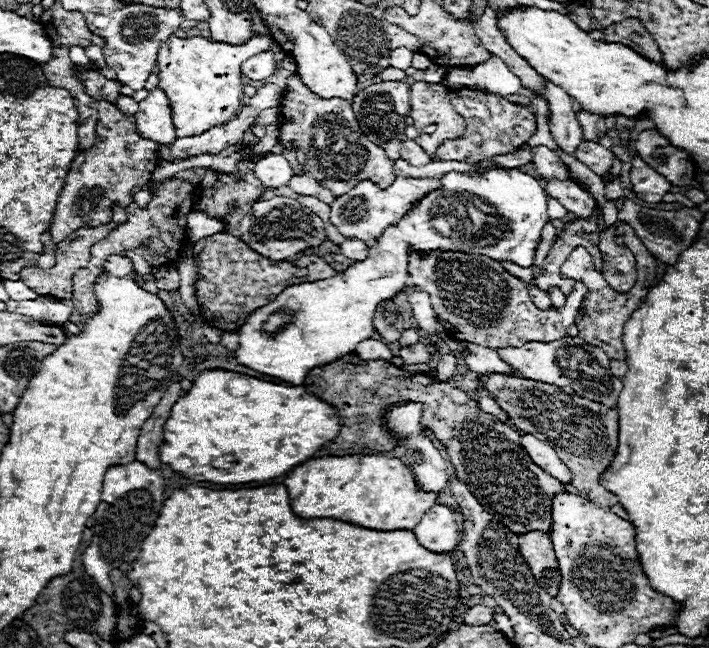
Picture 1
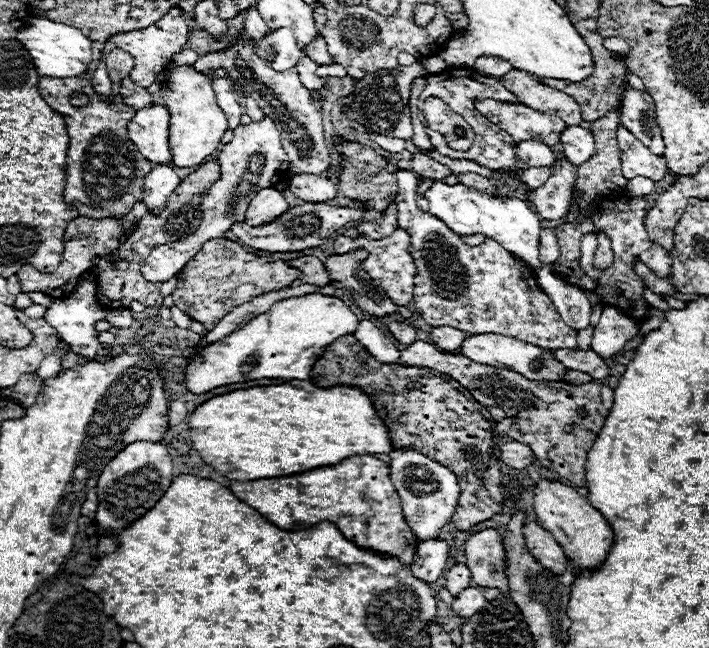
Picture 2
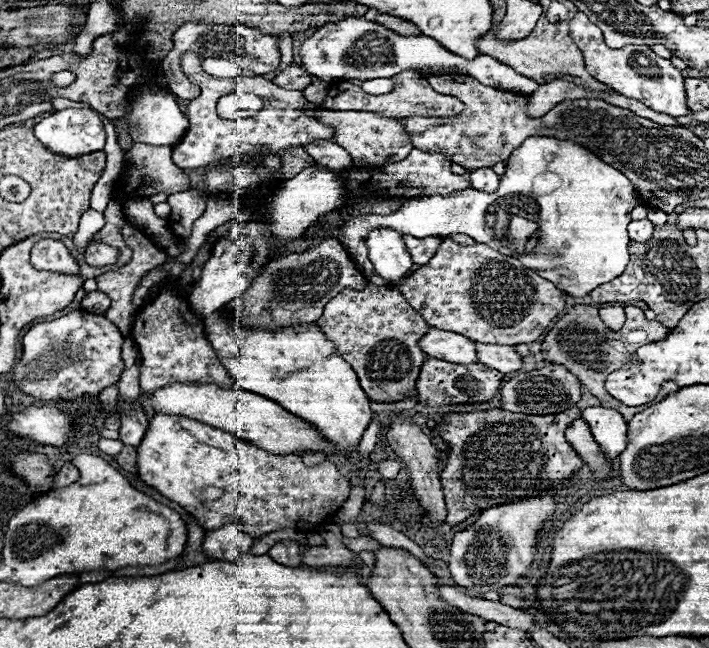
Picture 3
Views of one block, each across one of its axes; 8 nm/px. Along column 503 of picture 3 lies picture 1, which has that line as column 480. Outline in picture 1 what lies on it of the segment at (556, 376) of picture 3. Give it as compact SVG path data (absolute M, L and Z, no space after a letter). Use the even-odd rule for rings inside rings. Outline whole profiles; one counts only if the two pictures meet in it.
M482 386L478 388L478 396L480 396L480 398L478 398L478 406L480 406L482 412L492 414L492 416L496 416L498 420L502 420L504 424L508 424L508 416L506 416L506 412L504 412L504 410L502 410L502 408L488 396L488 392L486 392Z

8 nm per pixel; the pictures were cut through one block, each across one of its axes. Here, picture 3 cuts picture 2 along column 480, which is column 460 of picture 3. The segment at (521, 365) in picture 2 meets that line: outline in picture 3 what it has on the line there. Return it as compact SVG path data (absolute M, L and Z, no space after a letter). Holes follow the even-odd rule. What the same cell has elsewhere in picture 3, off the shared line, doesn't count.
M430 328L428 334L418 344L430 358L440 358L440 360L454 362L454 364L478 362L476 342L472 342L456 332Z

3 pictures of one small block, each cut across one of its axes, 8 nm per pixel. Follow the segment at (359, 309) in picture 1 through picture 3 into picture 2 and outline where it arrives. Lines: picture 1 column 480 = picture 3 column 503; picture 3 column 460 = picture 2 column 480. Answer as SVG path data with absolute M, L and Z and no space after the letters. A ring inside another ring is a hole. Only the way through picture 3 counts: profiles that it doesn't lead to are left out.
M434 184L426 198L430 202L430 214L440 218L450 230L460 236L484 234L504 246L514 258L524 260L532 268L540 266L538 246L540 246L540 216L528 208L528 204L516 196L490 196L486 192L468 188L464 184Z

